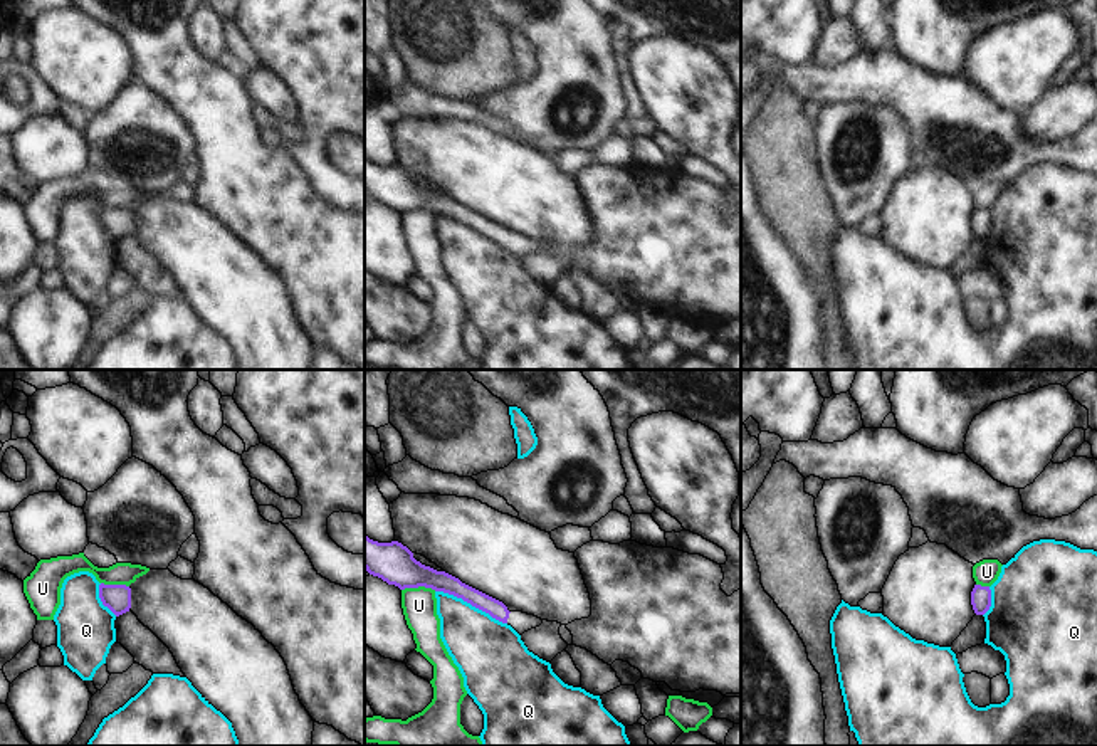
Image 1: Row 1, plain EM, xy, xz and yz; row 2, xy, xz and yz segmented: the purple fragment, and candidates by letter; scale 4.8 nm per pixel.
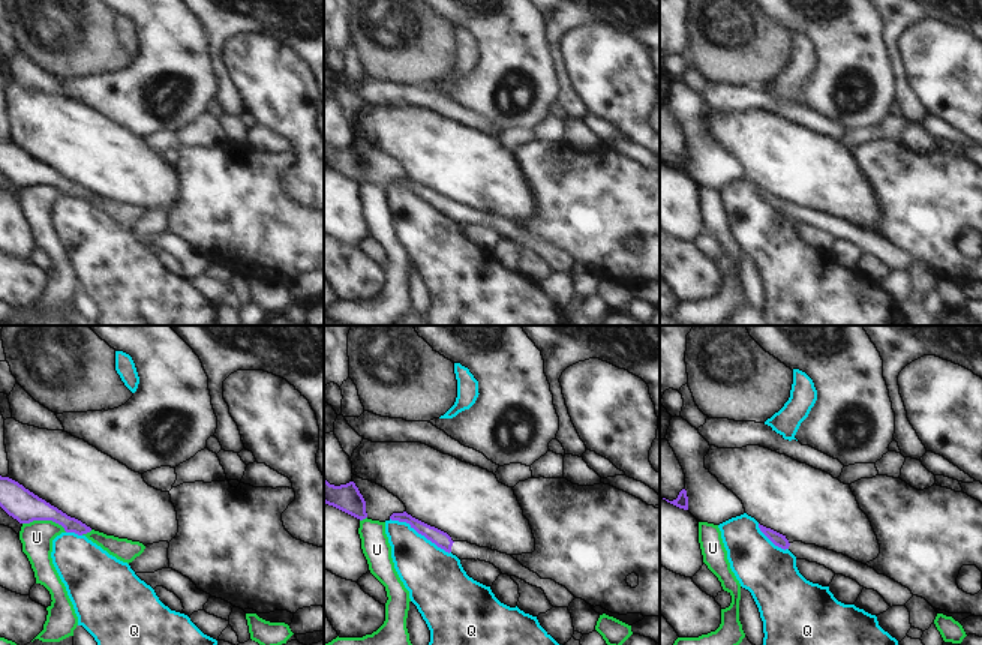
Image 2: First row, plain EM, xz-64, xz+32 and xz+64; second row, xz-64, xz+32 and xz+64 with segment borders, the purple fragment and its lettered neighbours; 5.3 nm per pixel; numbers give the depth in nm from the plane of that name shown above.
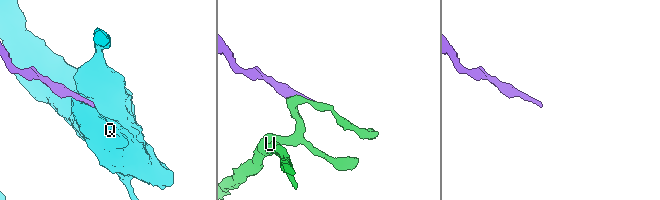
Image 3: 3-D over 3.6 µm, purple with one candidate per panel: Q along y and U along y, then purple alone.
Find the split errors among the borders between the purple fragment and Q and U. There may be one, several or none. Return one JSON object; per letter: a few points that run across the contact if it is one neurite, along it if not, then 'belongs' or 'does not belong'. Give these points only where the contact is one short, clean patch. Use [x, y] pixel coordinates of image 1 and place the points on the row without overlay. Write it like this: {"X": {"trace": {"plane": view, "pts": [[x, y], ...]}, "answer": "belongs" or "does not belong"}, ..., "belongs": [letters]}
{"Q": {"trace": {"plane": "xz", "pts": [[435, 214], [452, 217], [506, 247]]}, "answer": "does not belong"}, "U": {"answer": "does not belong"}, "belongs": []}

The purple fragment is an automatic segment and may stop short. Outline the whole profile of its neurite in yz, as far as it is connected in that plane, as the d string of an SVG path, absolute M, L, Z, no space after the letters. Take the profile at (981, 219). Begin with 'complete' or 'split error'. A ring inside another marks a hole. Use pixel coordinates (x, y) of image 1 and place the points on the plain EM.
complete; M974 208L971 215L971 229L976 239L984 239L991 230L989 210Z

